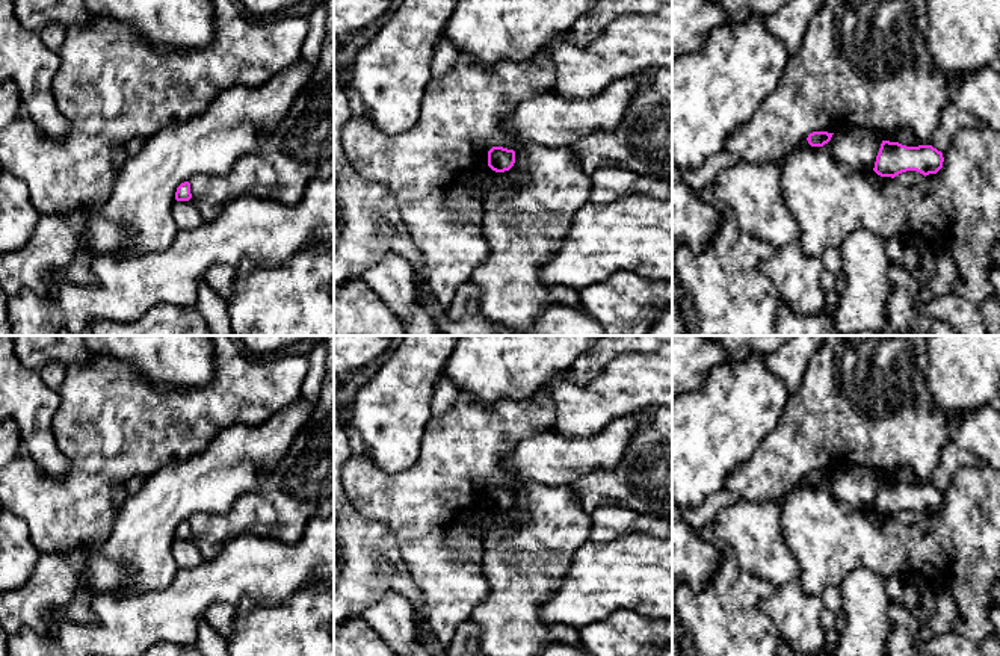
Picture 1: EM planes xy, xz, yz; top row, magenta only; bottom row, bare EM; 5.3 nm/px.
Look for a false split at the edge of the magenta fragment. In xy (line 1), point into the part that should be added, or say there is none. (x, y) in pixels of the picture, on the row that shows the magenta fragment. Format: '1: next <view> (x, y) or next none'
1: next none

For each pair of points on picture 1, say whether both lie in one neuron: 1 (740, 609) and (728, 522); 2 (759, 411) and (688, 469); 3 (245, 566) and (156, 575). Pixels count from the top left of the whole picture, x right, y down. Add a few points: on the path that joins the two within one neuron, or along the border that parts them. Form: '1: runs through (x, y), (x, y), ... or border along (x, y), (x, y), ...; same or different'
1: border along (710, 523), (736, 561), (759, 575); different
2: runs through (740, 416), (706, 451); same
3: border along (177, 569), (165, 587), (144, 590); different

